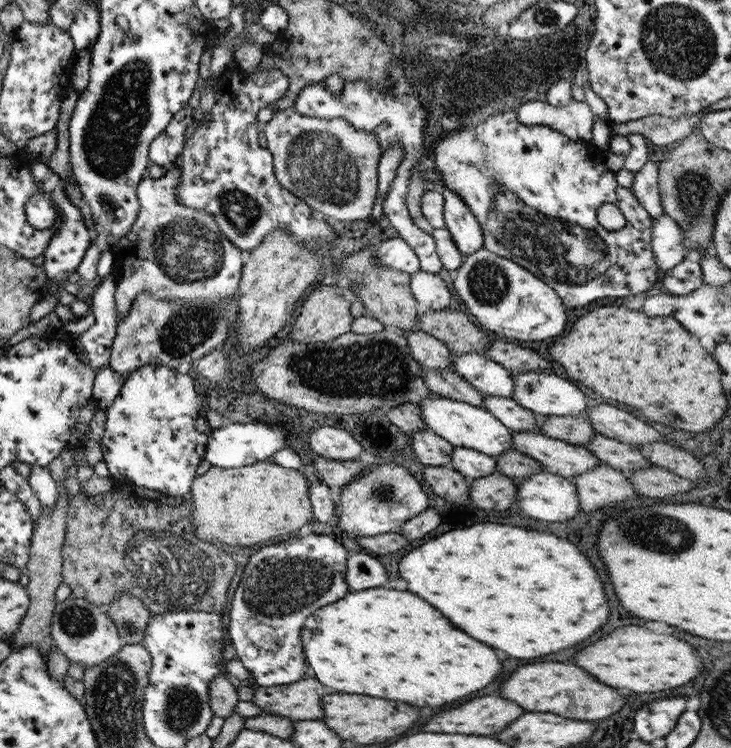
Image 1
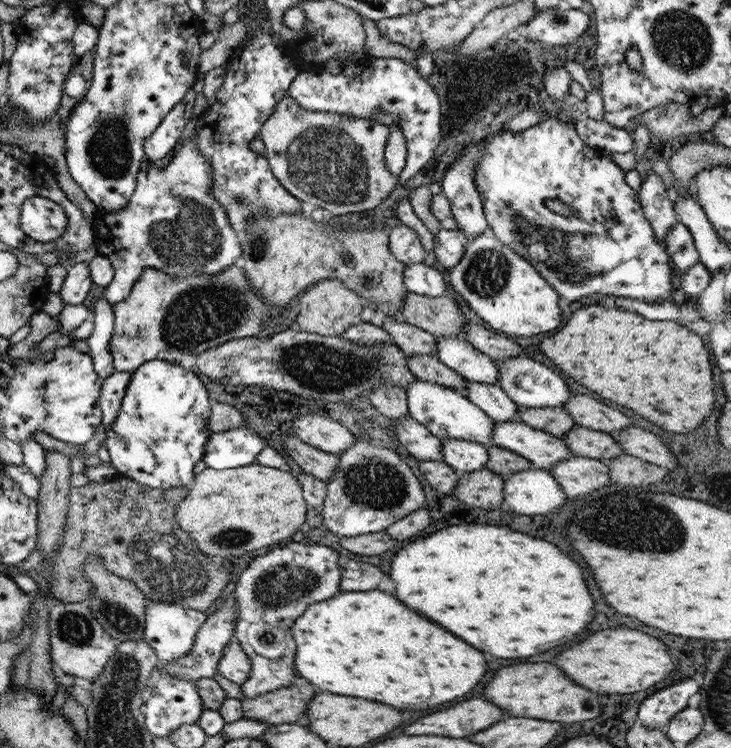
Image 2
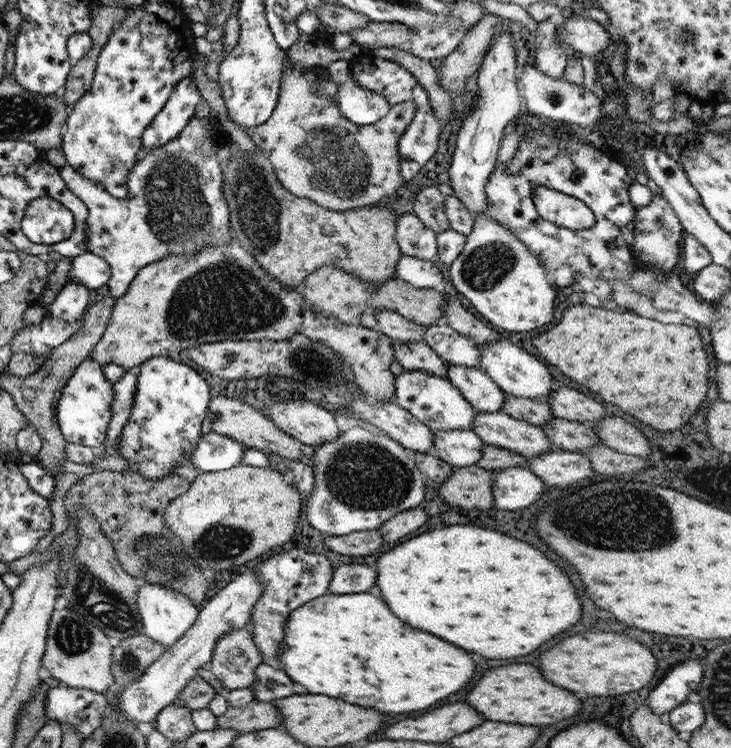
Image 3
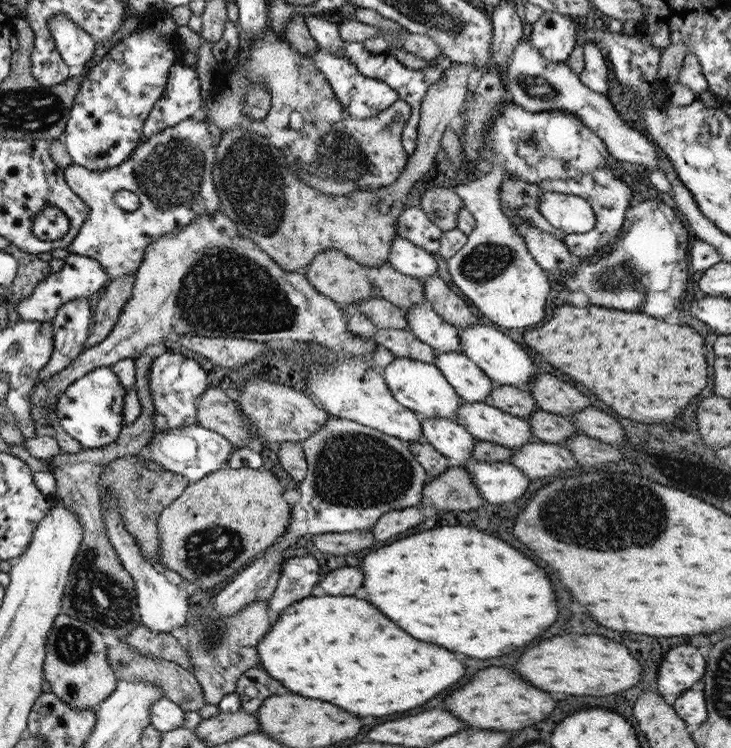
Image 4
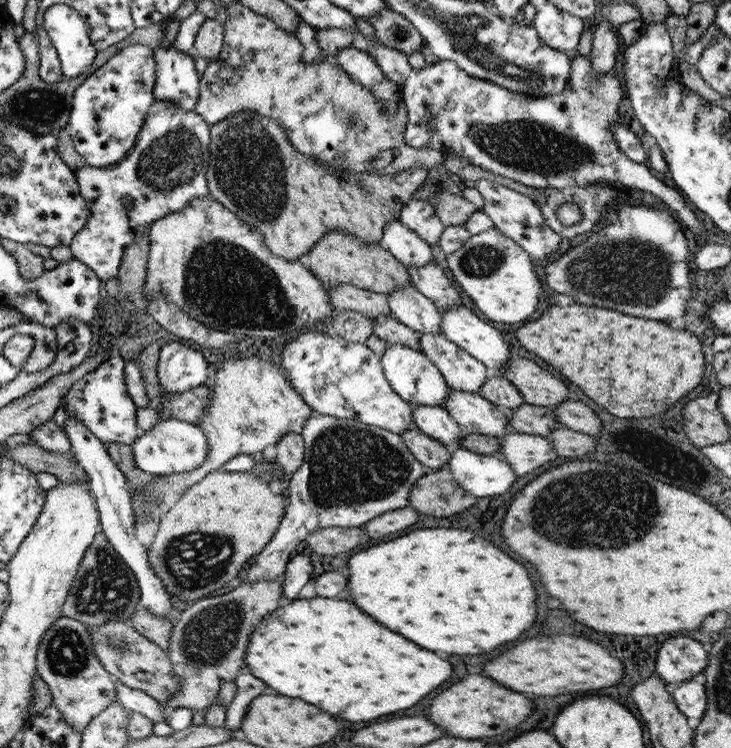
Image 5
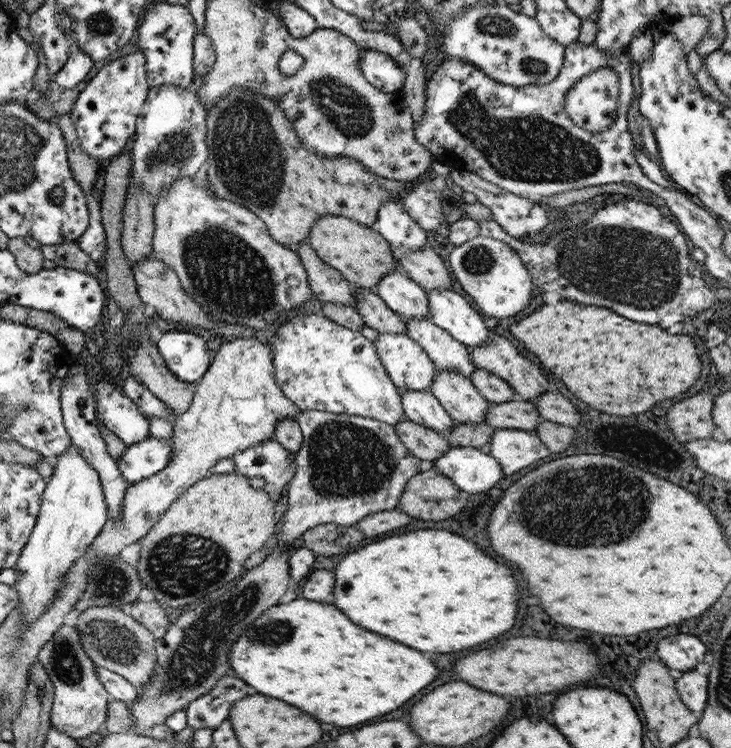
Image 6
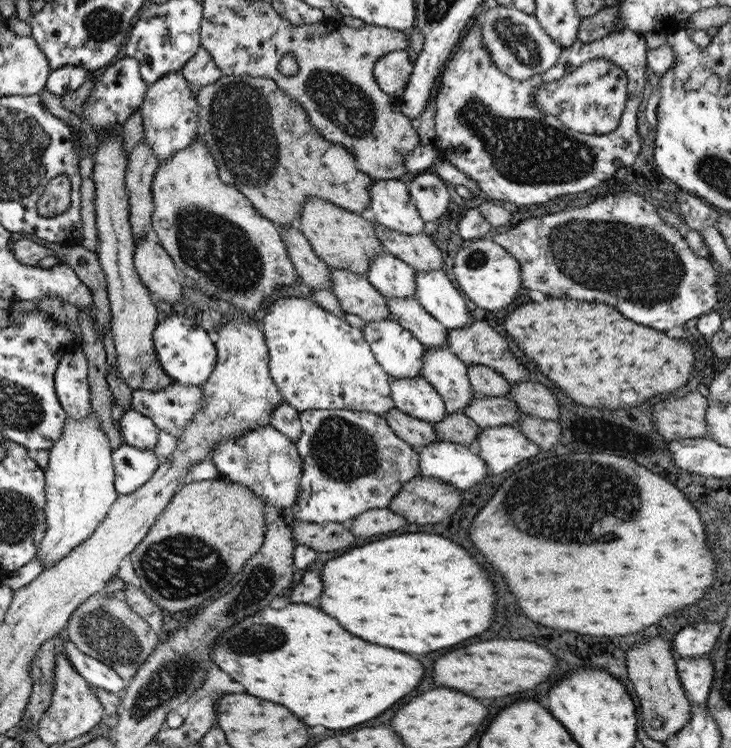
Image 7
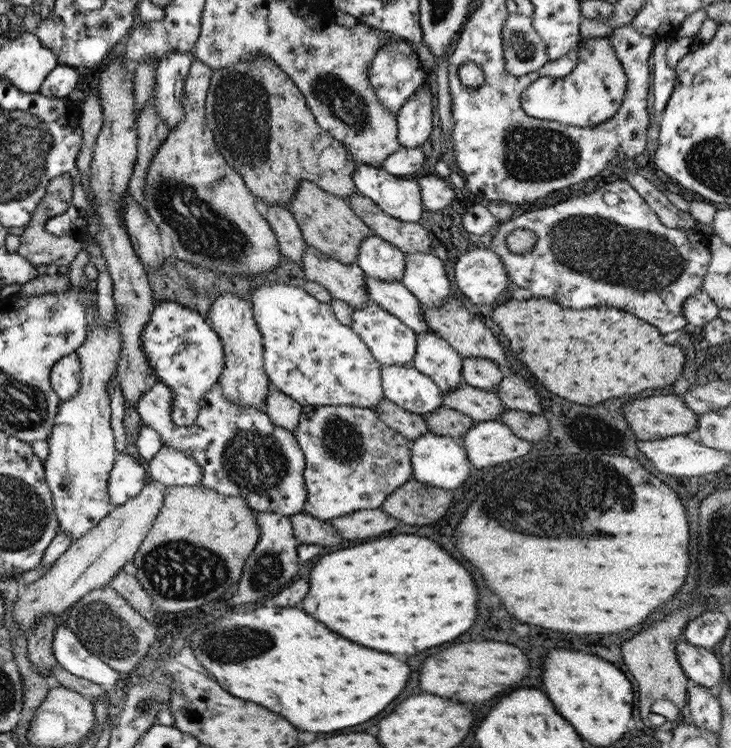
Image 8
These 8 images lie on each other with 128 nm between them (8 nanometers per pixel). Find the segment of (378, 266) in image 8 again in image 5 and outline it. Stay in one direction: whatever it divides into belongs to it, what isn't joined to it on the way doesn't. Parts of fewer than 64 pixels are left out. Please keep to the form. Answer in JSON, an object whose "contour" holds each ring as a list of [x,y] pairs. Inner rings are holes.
{"contour":[[[413,286],[387,295],[391,316],[417,334],[437,335],[442,316],[437,308]]]}

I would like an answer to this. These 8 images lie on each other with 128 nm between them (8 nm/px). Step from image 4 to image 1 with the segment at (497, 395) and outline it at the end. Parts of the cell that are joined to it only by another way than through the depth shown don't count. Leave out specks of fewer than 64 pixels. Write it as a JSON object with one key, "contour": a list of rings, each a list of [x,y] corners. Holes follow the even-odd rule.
{"contour":[[[538,416],[540,433],[547,438],[563,440],[567,444],[582,446],[591,442],[596,432],[585,416]]]}

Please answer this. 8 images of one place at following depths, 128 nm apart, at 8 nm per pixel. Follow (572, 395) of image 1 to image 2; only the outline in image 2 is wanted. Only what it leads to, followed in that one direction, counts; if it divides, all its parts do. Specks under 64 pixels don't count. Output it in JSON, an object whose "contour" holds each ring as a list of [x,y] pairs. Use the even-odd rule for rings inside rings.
{"contour":[[[511,356],[503,362],[495,360],[493,363],[499,373],[497,384],[501,387],[501,391],[517,406],[523,406],[523,408],[563,407],[563,404],[571,397],[569,388],[554,369],[549,370],[545,364],[533,362],[527,356]]]}

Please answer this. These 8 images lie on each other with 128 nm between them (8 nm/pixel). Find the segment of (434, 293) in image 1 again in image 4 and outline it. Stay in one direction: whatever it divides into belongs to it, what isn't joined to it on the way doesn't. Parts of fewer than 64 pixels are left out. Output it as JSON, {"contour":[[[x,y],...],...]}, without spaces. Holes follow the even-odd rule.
{"contour":[[[399,234],[393,236],[389,248],[388,262],[399,274],[415,278],[423,282],[436,274],[435,260],[421,246],[413,246],[411,242],[403,240]]]}

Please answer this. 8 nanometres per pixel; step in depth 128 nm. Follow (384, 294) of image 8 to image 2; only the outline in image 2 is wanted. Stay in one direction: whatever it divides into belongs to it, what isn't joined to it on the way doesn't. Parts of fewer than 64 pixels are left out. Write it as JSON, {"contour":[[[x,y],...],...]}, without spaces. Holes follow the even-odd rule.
{"contour":[[[465,380],[465,398],[494,422],[519,421],[517,405],[501,391],[498,384]]]}

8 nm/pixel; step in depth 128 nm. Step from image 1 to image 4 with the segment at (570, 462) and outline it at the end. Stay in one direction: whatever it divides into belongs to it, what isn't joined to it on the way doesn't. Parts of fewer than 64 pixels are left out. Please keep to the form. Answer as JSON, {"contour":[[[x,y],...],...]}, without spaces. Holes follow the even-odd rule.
{"contour":[[[463,401],[455,412],[454,420],[474,439],[512,450],[536,440],[527,419],[507,414],[485,401]]]}

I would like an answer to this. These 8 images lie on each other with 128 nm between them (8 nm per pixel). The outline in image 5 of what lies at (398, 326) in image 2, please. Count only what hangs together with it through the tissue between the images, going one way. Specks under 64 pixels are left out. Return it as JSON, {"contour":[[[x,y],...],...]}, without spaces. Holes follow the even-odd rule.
{"contour":[[[338,285],[325,290],[328,292],[331,307],[335,309],[355,311],[367,319],[390,314],[385,295],[363,291],[350,285]]]}

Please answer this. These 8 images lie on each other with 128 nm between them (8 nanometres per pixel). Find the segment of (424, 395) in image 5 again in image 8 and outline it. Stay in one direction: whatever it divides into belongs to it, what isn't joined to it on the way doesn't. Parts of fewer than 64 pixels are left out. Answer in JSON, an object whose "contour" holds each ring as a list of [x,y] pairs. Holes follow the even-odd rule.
{"contour":[[[369,302],[363,308],[353,308],[351,319],[350,330],[359,335],[359,339],[365,343],[380,366],[411,365],[411,360],[415,356],[415,333],[404,326],[393,314],[389,314],[376,303]]]}

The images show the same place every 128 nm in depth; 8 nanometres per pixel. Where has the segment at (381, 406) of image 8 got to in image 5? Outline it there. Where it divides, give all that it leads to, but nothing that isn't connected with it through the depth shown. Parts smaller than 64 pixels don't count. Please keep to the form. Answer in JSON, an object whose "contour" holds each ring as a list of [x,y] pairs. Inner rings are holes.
{"contour":[[[416,426],[403,430],[400,437],[413,458],[432,471],[442,468],[449,460],[448,448],[441,446],[437,440],[429,438],[427,434],[423,434]]]}

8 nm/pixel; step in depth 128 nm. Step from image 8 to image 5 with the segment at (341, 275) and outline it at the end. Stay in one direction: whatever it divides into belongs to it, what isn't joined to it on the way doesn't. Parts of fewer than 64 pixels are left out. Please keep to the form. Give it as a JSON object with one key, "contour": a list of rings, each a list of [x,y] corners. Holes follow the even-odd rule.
{"contour":[[[380,314],[372,320],[372,334],[389,344],[419,348],[419,334],[400,324],[391,314]]]}

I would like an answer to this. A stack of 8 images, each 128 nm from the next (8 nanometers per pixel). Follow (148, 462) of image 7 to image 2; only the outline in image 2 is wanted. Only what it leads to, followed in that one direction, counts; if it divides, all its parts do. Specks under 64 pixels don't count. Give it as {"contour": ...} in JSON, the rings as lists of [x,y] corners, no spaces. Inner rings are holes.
{"contour":[[[245,427],[210,433],[201,460],[205,467],[215,470],[247,466],[255,463],[257,454],[266,447],[266,439]]]}

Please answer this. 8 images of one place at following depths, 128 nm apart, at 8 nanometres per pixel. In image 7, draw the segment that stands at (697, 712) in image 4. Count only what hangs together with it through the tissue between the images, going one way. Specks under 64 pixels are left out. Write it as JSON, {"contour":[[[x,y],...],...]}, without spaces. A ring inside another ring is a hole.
{"contour":[[[695,656],[695,658],[677,657],[675,662],[684,696],[689,698],[691,704],[704,704],[713,682],[711,660],[706,656]]]}

